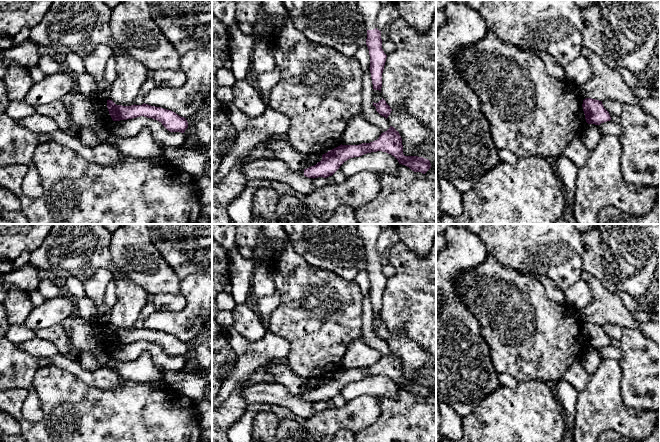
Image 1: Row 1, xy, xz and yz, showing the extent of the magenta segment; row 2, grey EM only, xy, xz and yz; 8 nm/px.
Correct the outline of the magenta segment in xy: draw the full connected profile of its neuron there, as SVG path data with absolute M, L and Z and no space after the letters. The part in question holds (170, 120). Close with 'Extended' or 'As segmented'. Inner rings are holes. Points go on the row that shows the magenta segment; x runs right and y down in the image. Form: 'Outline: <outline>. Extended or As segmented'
Outline: M107 100L107 108L113 121L133 119L140 116L155 119L170 132L184 133L188 128L186 118L179 116L171 110L155 107L148 104L122 106Z. As segmented

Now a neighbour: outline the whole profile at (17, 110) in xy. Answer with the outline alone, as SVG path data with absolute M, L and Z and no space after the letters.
M10 101L5 111L11 118L20 120L35 113L33 107L27 105L24 101Z

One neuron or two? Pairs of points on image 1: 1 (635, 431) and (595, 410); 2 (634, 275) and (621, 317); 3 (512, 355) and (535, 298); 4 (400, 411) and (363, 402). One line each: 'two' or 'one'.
1: one
2: two
3: one
4: two

